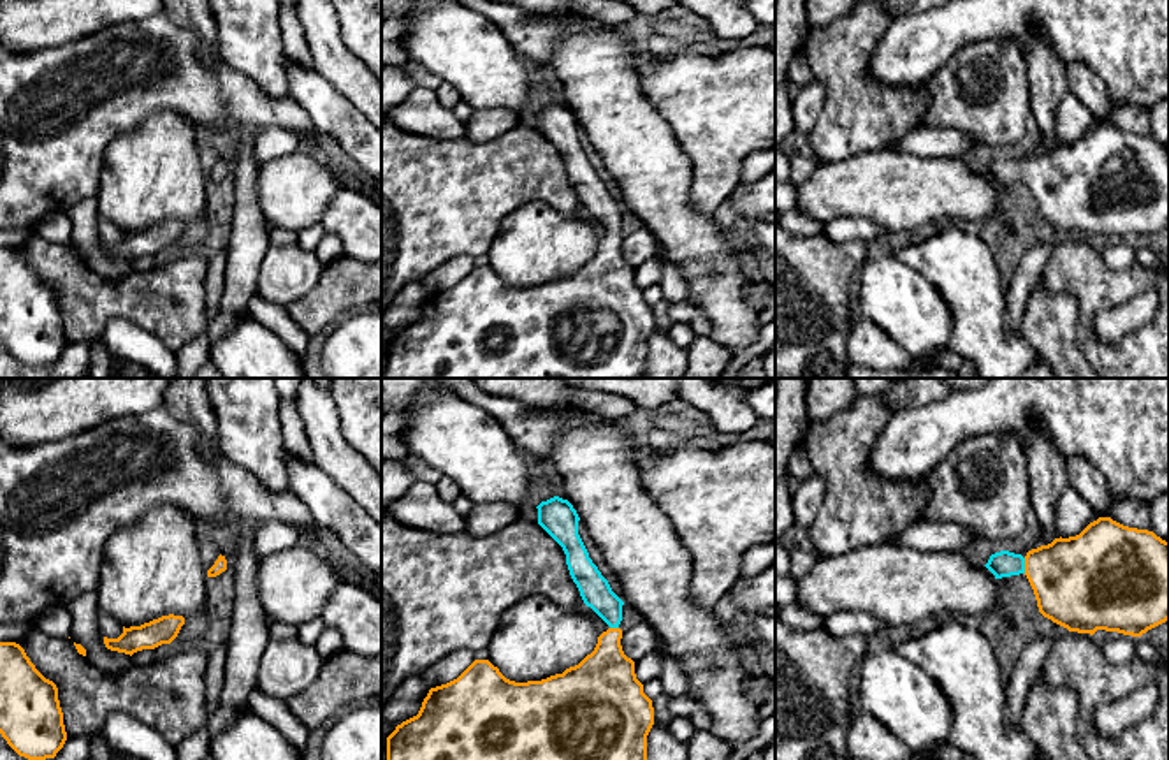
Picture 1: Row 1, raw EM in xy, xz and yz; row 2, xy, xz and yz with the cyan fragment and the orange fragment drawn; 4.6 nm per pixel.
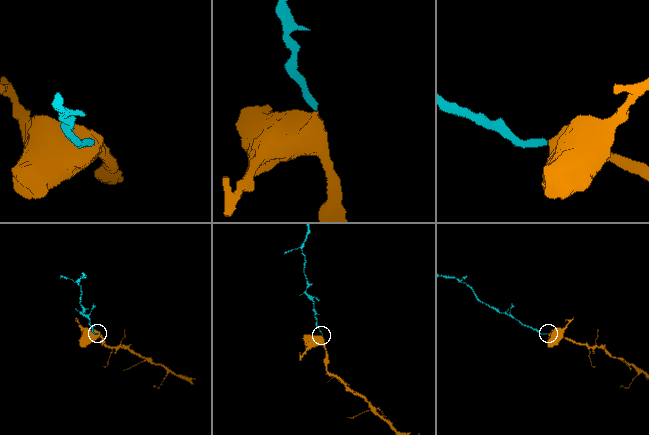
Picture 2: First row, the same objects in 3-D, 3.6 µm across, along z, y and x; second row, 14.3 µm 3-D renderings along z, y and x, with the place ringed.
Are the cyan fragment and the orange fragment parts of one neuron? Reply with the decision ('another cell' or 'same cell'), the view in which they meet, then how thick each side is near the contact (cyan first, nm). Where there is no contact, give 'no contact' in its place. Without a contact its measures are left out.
same cell | yz | 120/400 nm

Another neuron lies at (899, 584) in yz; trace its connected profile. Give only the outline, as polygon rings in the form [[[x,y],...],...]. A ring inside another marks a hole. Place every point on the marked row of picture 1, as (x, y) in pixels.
[[[886,542],[868,545],[842,556],[817,558],[807,575],[796,581],[796,607],[826,618],[833,612],[863,610],[882,625],[918,625],[940,614],[974,618],[991,612],[998,603],[997,579],[986,566],[970,565],[958,551],[918,551]]]

